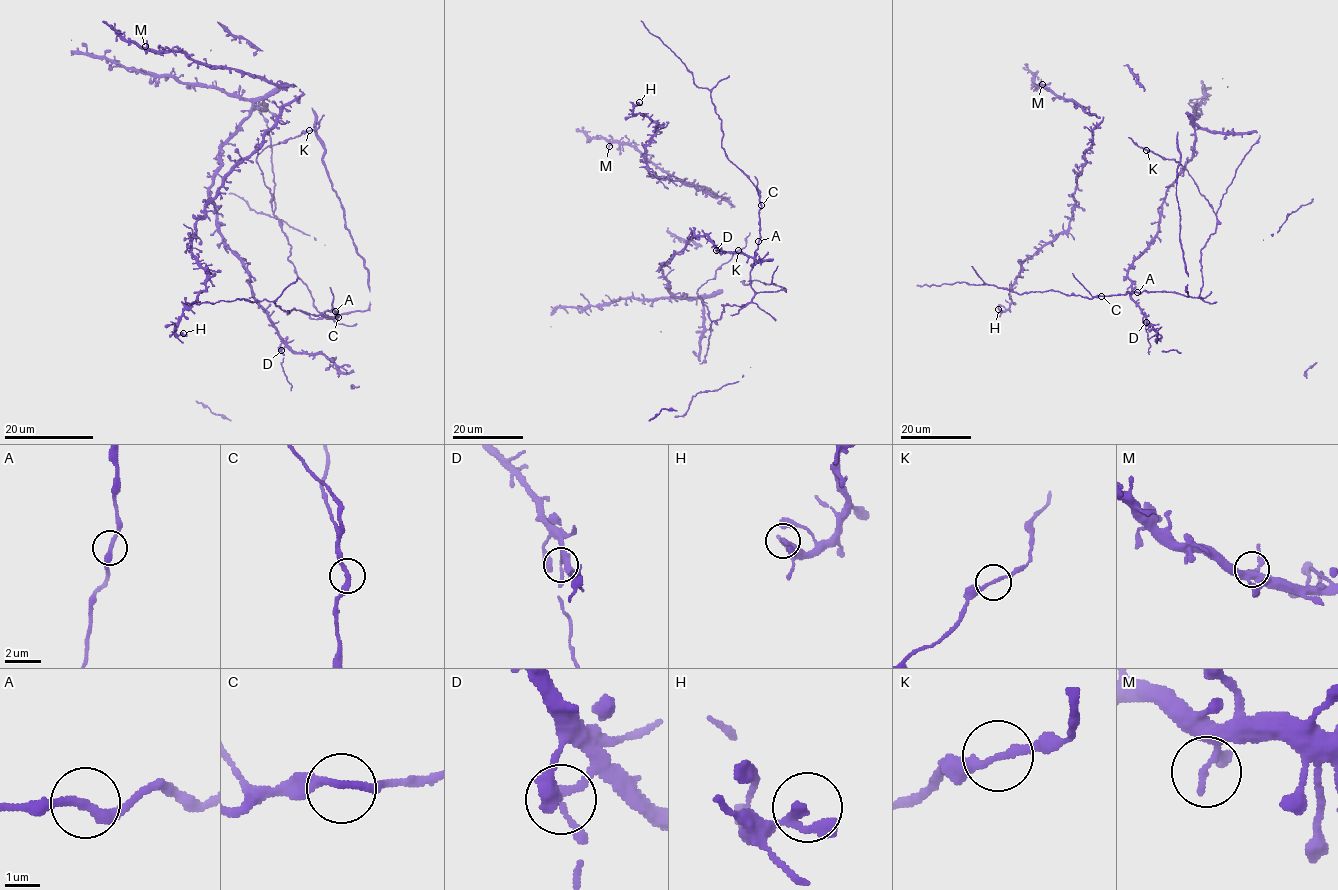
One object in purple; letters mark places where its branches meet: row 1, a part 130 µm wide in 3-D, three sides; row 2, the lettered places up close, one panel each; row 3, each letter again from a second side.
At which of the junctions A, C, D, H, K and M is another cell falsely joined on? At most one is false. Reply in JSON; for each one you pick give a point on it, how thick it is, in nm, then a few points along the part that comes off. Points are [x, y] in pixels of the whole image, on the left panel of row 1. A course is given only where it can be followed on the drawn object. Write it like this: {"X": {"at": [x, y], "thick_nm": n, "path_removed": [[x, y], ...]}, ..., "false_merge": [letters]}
{"D": {"at": [281, 350], "thick_nm": 200, "path_removed": [[281, 349], [281, 366], [291, 385], [290, 391]]}, "false_merge": ["D"]}

